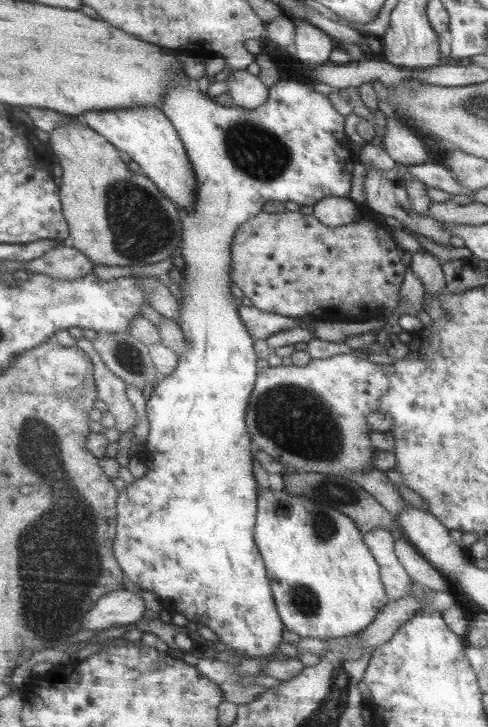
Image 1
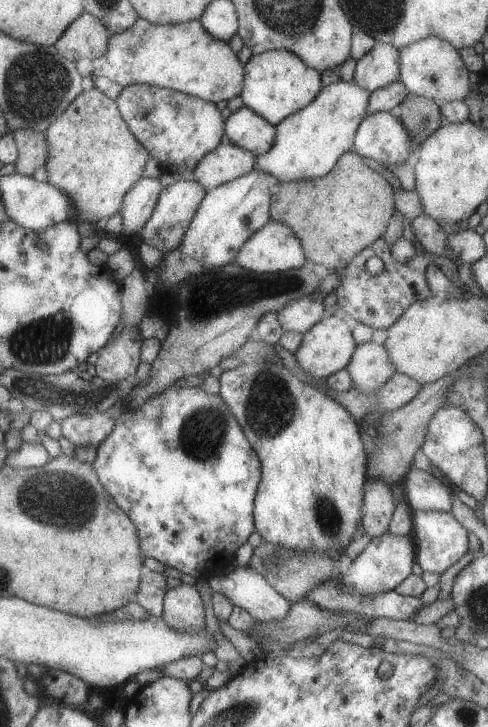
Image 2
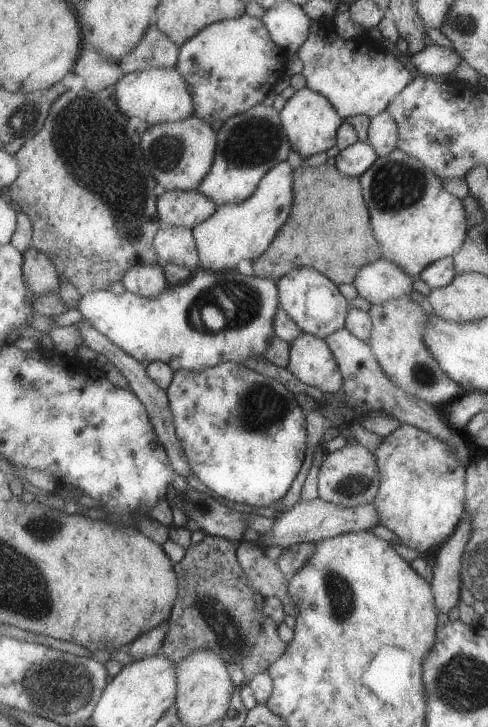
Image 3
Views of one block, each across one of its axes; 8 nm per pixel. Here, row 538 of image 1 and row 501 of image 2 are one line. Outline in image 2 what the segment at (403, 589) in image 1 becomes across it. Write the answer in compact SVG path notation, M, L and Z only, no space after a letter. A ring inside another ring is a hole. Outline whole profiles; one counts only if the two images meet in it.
M368 476L362 528L371 539L388 530L393 509L390 486L379 477Z

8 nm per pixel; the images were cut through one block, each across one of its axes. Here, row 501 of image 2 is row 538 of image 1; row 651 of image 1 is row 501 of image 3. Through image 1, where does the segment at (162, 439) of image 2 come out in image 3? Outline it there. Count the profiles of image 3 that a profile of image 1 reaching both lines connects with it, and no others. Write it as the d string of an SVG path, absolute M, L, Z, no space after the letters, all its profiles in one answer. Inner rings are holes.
M226 362L202 370L176 371L168 388L181 446L200 482L223 498L253 508L274 506L291 490L307 458L307 422L295 393L280 380L265 376L245 364Z

